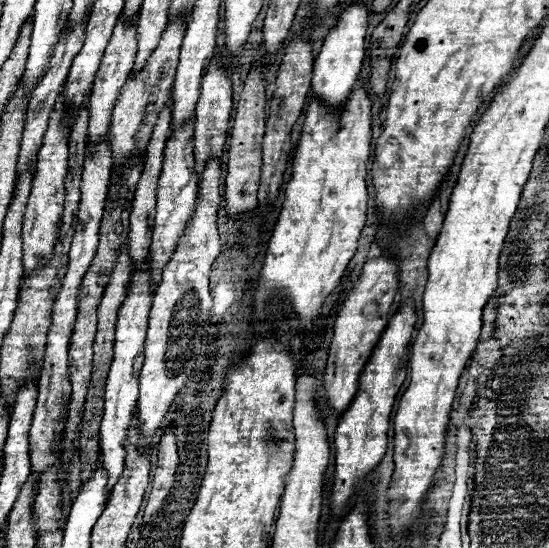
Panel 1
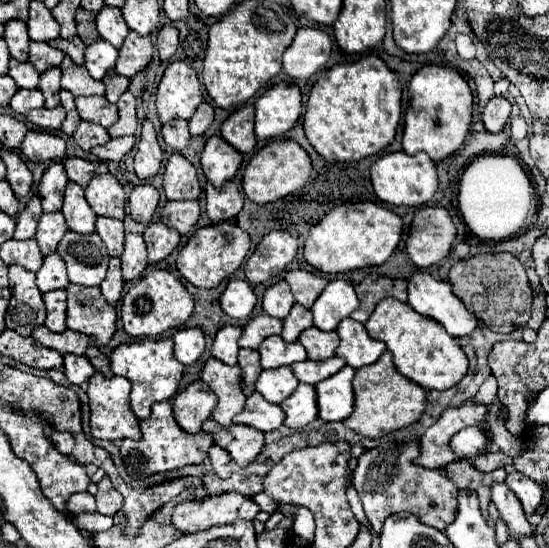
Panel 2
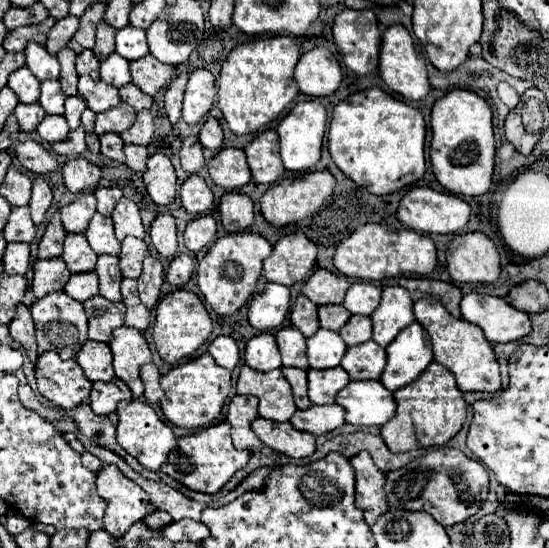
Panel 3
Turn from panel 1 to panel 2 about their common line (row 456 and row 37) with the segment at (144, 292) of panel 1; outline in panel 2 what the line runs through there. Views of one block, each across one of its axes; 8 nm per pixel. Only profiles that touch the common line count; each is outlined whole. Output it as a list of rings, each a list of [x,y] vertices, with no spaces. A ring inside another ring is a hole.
[[[104,6],[100,10],[100,14],[96,14],[96,30],[98,30],[100,38],[104,38],[112,46],[120,48],[124,38],[126,38],[126,34],[128,34],[128,26],[124,24],[120,8]]]

